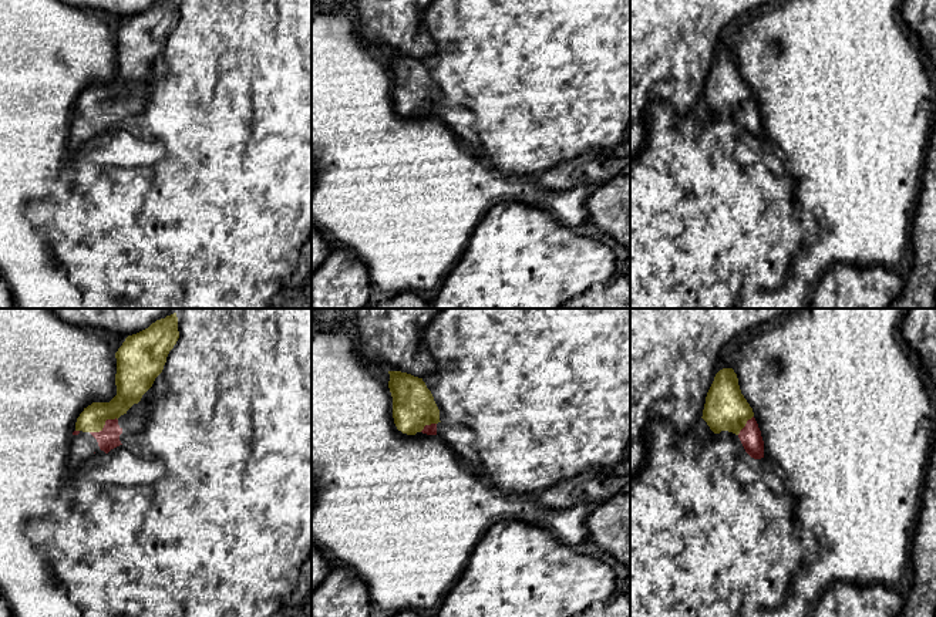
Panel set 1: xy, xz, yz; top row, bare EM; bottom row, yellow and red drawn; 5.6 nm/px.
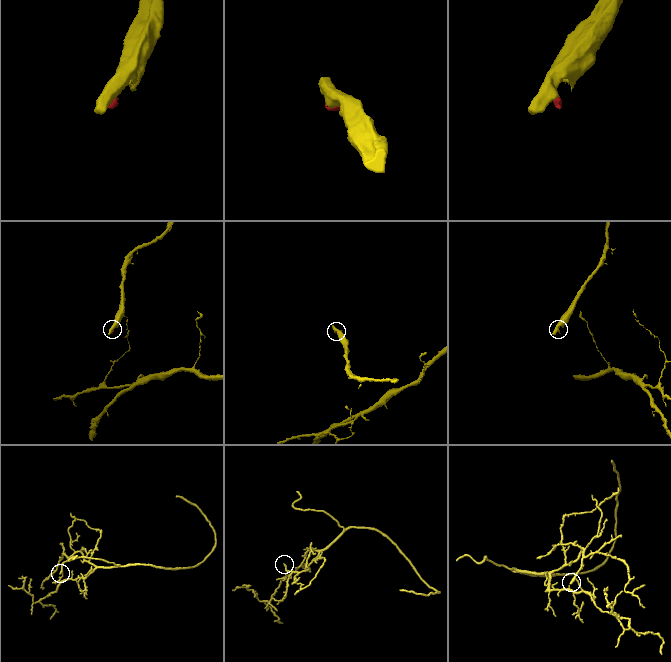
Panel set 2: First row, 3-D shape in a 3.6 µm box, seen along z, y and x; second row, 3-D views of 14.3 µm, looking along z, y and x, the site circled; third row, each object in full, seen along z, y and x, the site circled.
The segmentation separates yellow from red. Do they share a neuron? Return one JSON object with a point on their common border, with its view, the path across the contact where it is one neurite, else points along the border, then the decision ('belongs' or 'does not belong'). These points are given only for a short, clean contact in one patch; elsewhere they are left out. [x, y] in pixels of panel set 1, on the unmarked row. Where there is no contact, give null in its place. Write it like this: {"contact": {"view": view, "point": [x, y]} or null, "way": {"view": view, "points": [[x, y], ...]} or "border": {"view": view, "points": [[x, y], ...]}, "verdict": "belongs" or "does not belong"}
{"contact": {"view": "xy", "point": [104, 105]}, "way": {"view": "xy", "points": [[130, 70], [104, 105], [108, 120]]}, "verdict": "belongs"}

